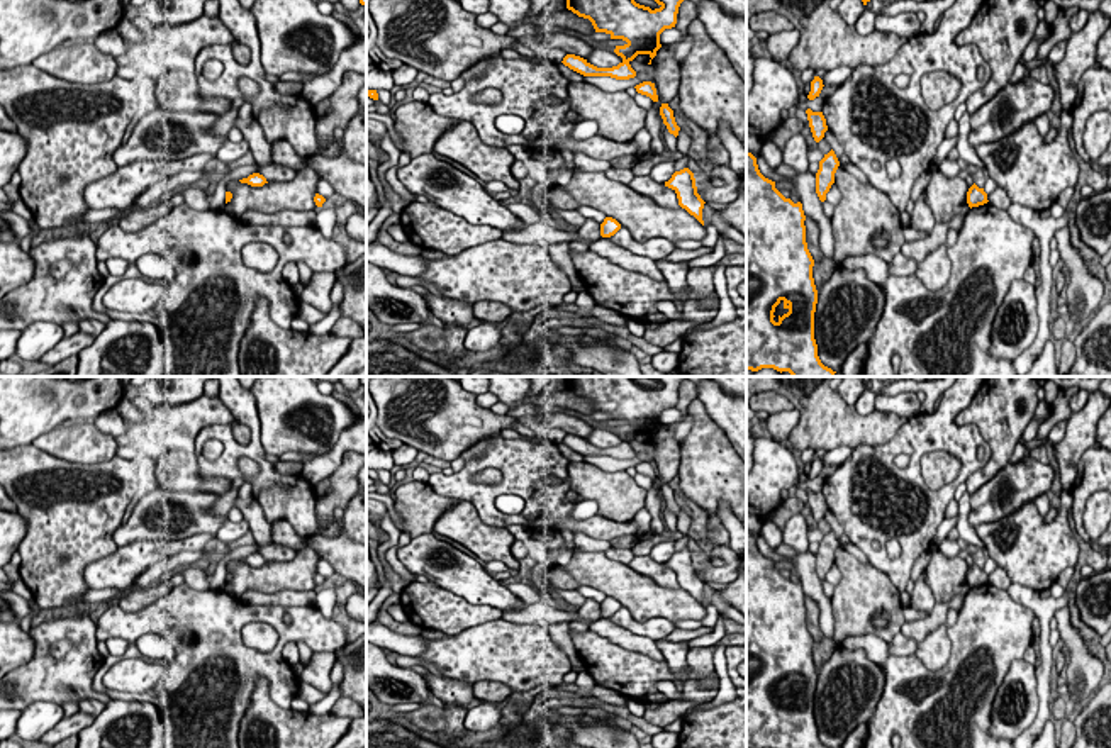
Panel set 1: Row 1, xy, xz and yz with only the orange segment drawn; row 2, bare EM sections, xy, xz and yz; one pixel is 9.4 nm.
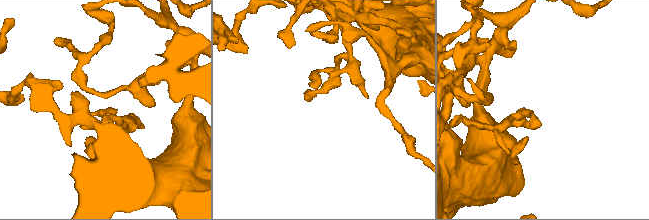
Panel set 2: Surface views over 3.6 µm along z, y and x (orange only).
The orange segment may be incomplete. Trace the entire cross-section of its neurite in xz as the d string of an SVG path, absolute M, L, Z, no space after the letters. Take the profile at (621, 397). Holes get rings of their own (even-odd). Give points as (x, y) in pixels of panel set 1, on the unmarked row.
M567 377L567 388L578 397L589 399L595 412L606 412L611 419L622 419L624 426L616 426L614 433L622 438L617 446L597 448L587 439L567 434L563 444L583 456L611 456L629 460L636 456L631 441L638 434L648 434L651 439L662 427L660 414L677 404L677 394L685 377L650 377L660 387L650 387L634 382L634 377Z

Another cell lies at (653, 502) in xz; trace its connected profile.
M678 422L662 424L656 431L656 436L651 439L655 449L653 463L656 468L658 480L653 482L653 487L646 492L645 507L651 516L651 531L653 534L662 534L667 528L663 519L663 499L660 495L660 487L668 483L678 473L680 465L680 446L675 441L675 429Z

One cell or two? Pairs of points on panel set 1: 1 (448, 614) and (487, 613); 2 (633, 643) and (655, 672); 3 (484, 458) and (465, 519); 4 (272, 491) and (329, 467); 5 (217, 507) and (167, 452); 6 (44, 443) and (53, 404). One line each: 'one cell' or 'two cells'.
1: one cell
2: two cells
3: two cells
4: two cells
5: two cells
6: two cells

